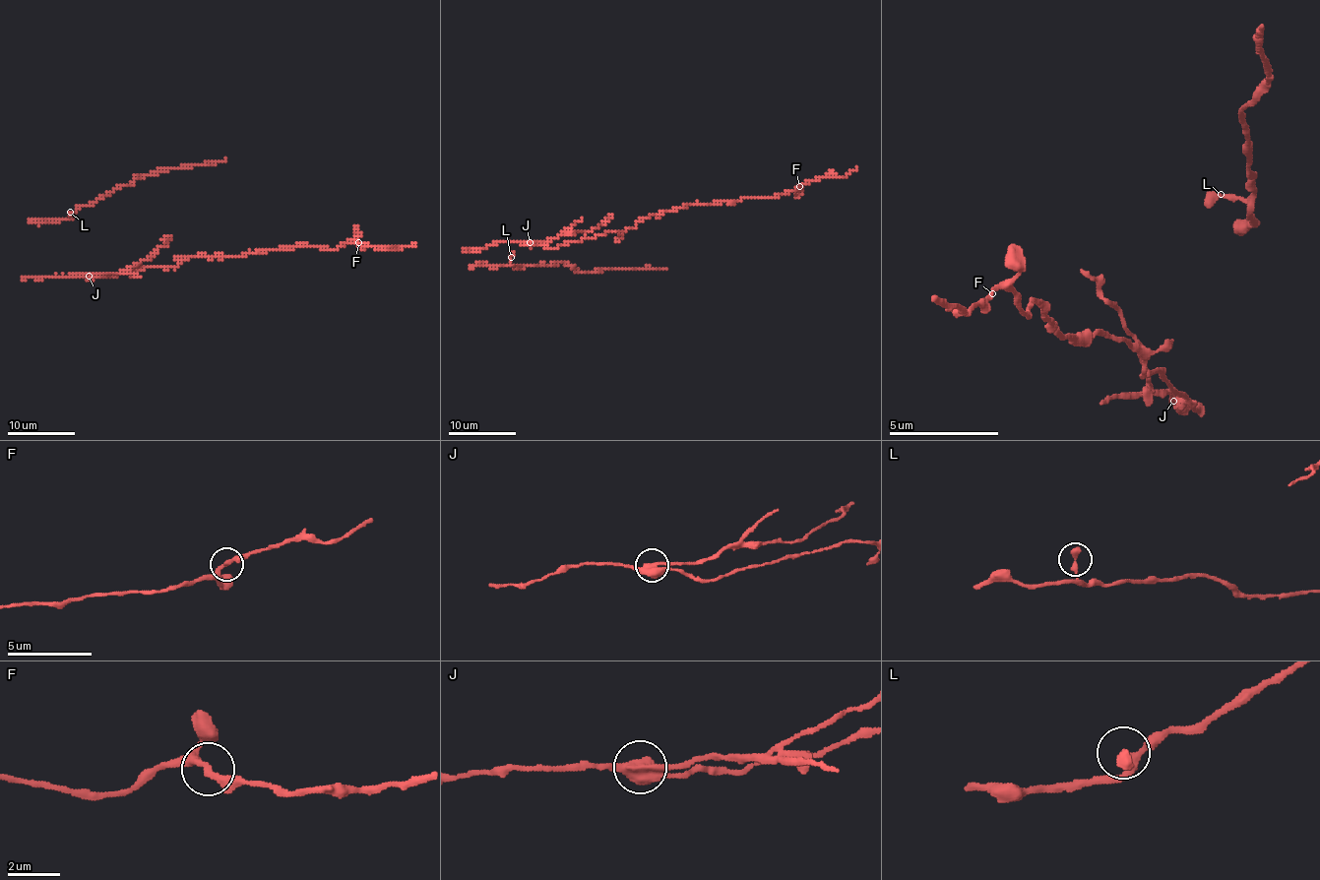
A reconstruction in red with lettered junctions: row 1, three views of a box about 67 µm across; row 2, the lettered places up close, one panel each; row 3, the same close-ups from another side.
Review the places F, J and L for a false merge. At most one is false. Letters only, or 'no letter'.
J

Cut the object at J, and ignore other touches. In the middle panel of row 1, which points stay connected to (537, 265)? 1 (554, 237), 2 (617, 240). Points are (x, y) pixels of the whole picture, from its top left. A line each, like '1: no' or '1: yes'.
1: no
2: yes

